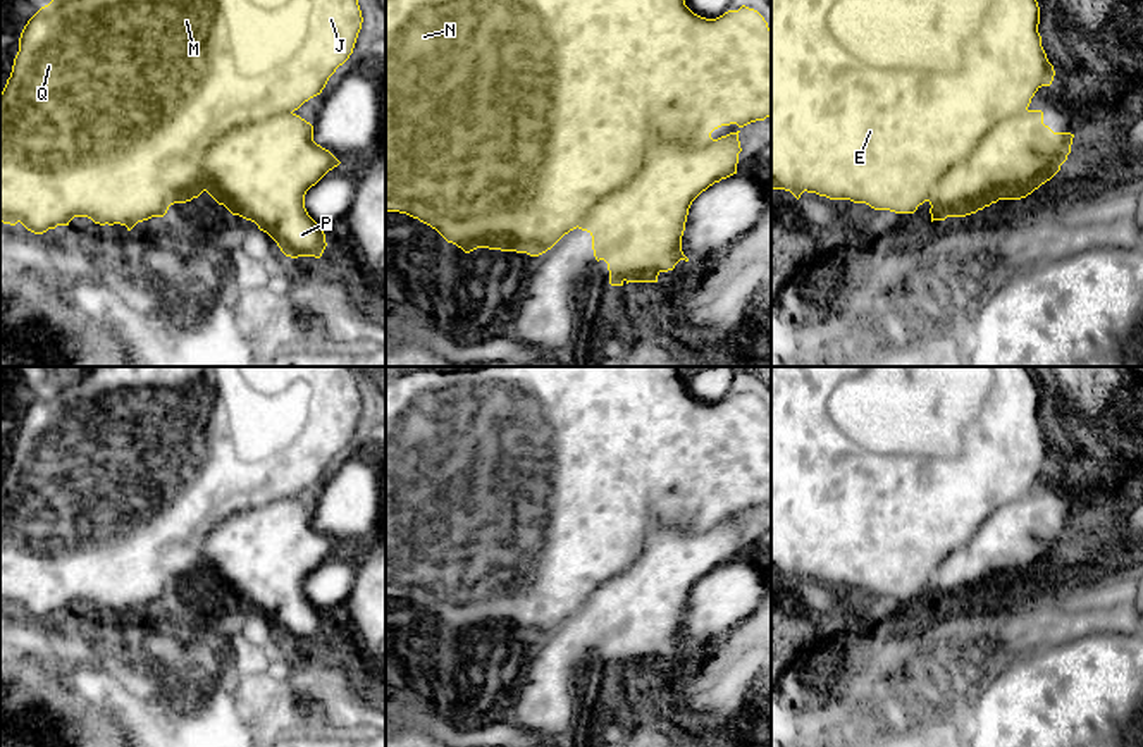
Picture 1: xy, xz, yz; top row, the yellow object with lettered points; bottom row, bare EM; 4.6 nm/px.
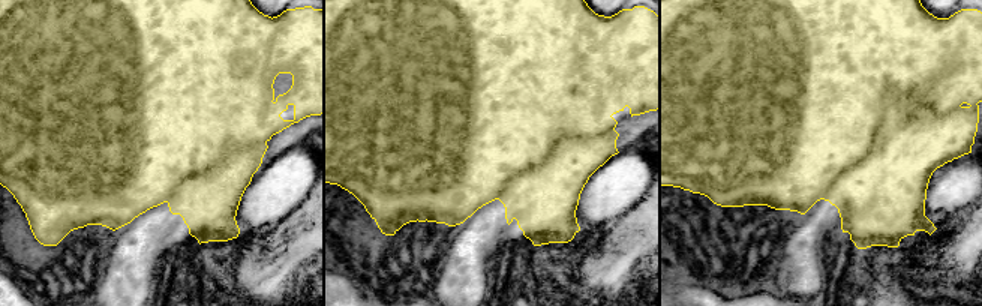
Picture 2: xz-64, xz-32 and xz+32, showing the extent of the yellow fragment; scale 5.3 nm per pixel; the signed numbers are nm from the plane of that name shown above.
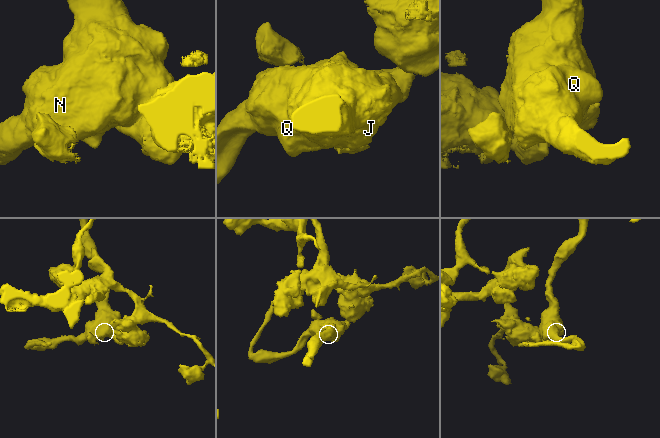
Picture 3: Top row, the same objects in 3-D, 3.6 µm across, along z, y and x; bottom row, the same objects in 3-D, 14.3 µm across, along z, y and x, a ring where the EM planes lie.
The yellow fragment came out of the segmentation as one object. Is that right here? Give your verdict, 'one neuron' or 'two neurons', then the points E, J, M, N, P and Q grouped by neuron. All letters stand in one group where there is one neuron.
two neurons; groups E J M N Q / P

